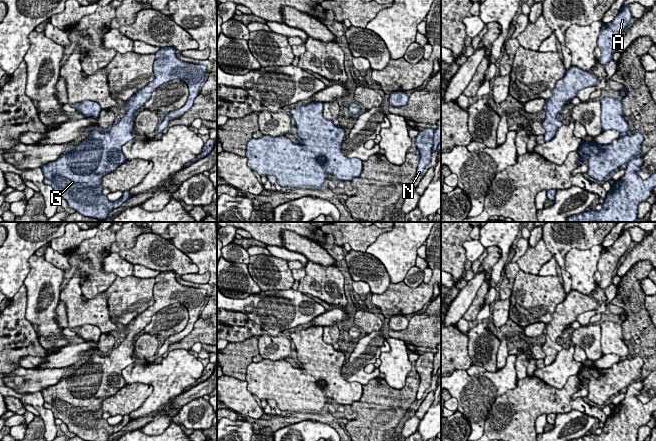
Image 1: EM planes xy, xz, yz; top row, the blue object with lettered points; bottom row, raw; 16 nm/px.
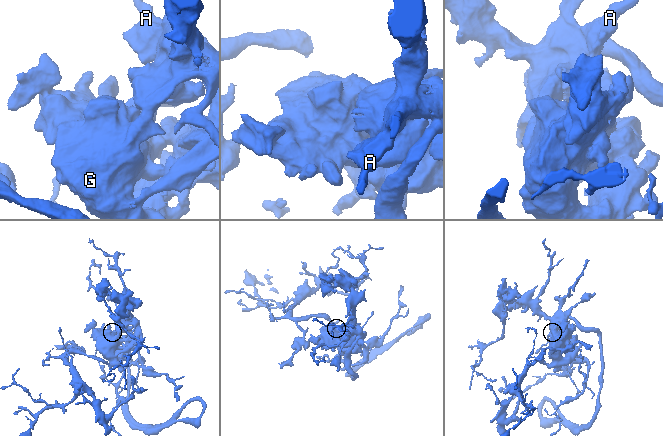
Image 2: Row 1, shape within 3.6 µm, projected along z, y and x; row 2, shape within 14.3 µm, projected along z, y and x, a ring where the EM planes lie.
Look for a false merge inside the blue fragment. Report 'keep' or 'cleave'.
keep

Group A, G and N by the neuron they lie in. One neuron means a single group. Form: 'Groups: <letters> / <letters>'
Groups: A G N

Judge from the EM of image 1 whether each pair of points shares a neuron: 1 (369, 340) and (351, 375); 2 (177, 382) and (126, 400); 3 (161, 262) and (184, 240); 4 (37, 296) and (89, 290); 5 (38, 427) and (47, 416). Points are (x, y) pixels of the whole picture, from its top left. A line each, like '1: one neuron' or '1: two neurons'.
1: one neuron
2: two neurons
3: two neurons
4: two neurons
5: two neurons

